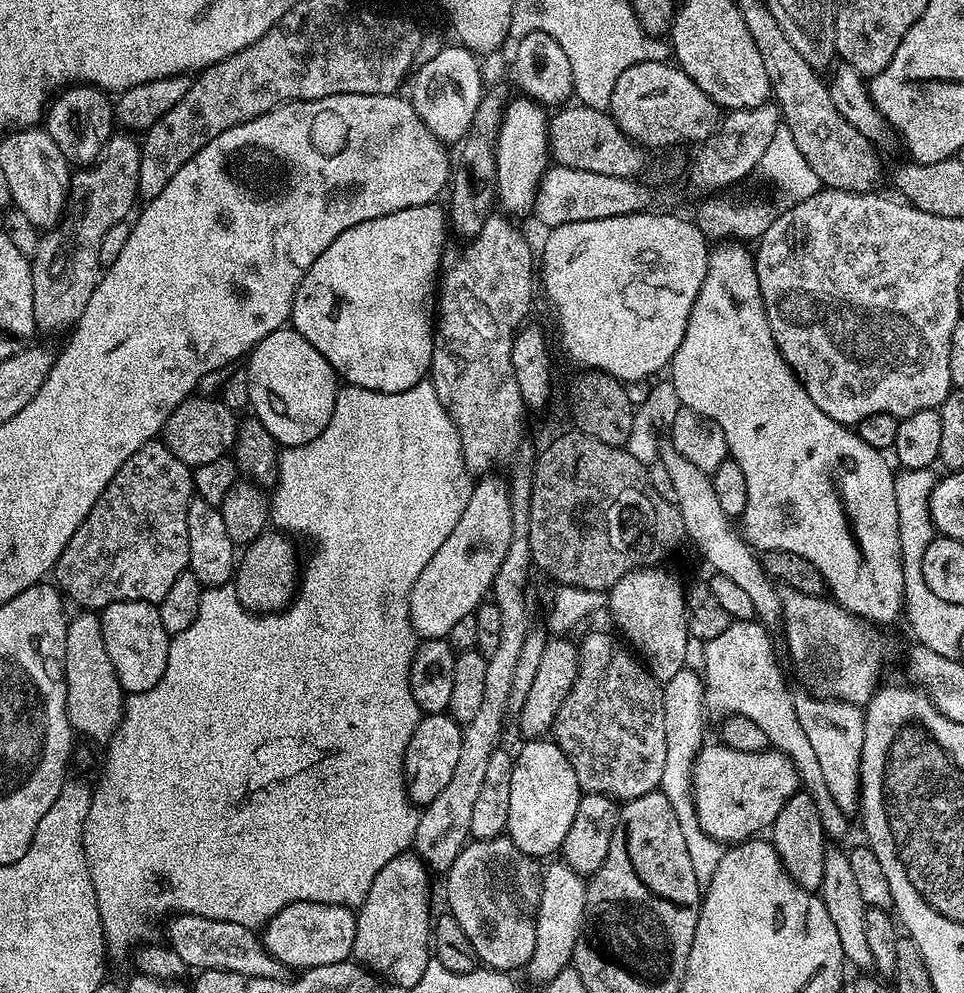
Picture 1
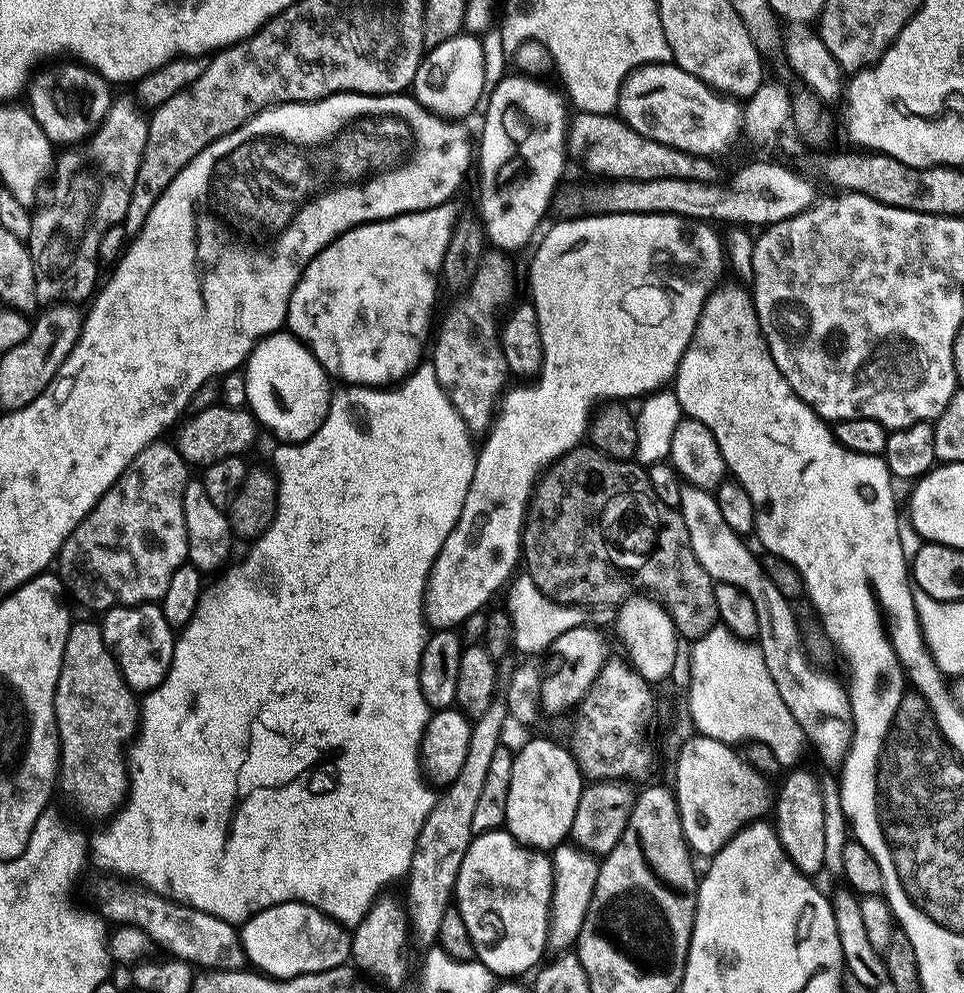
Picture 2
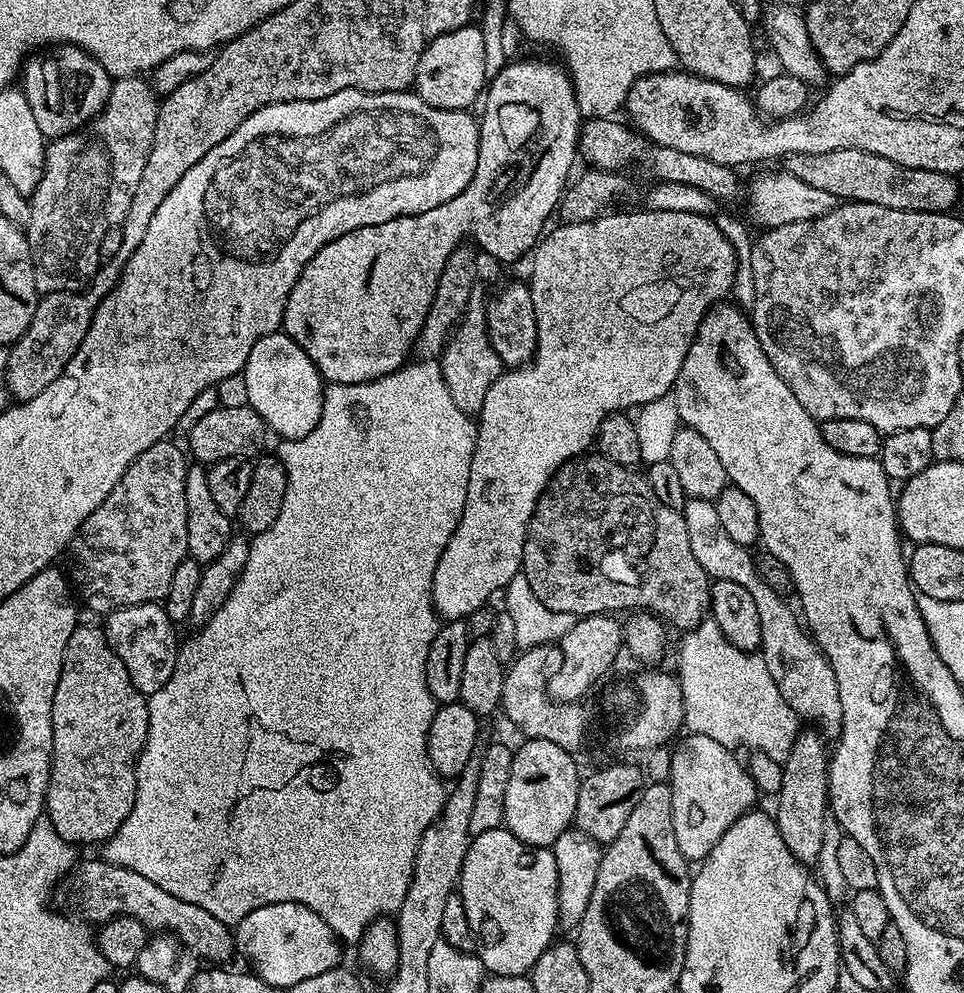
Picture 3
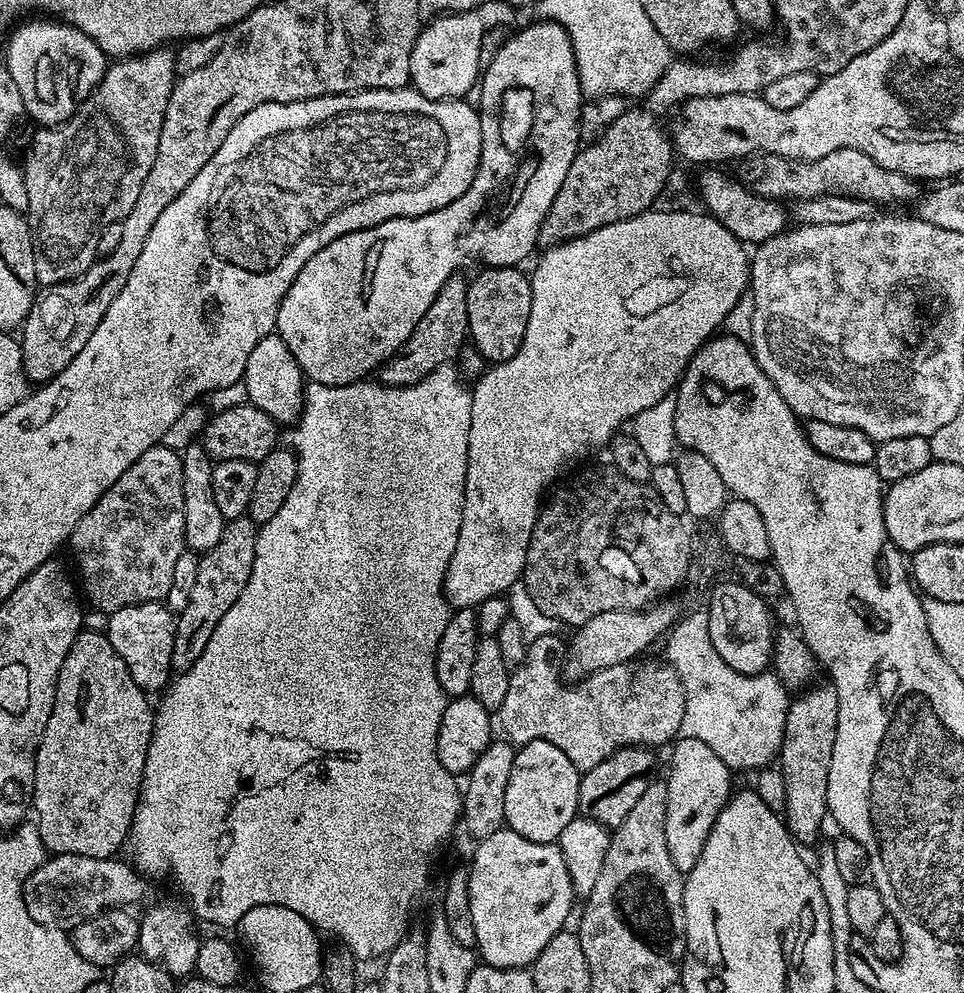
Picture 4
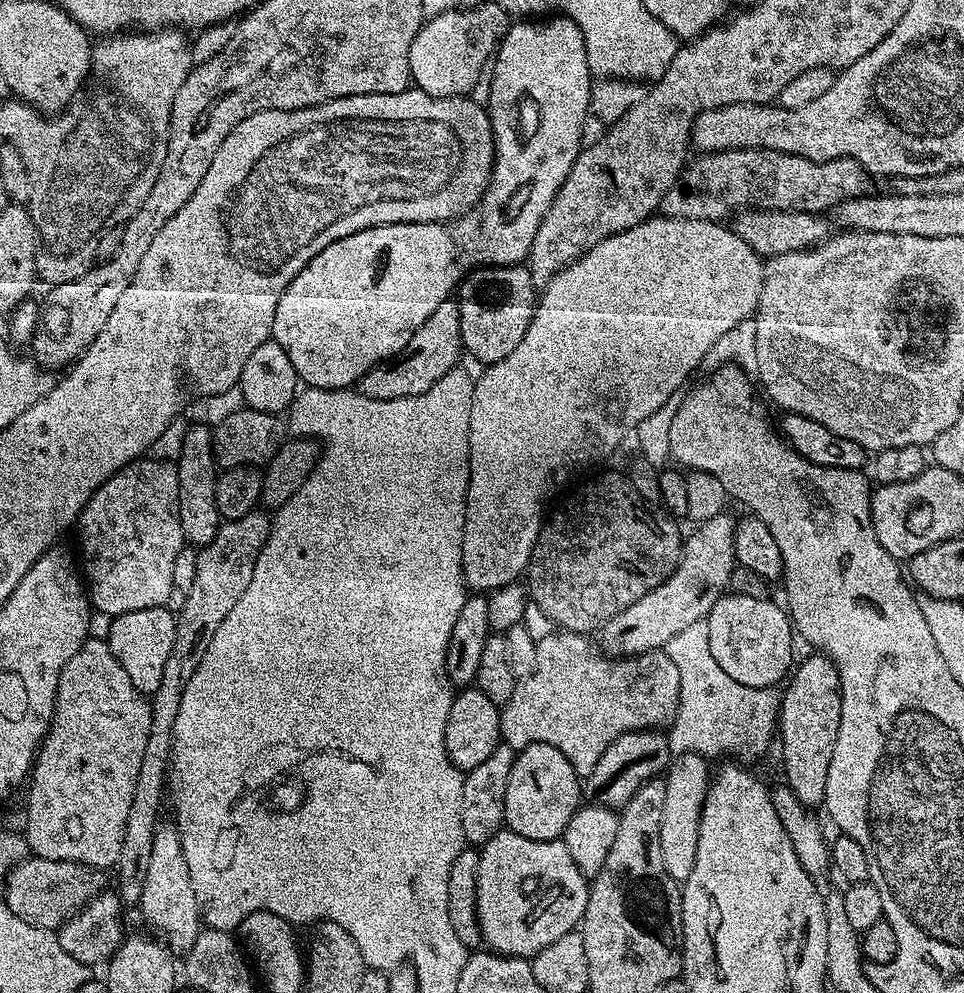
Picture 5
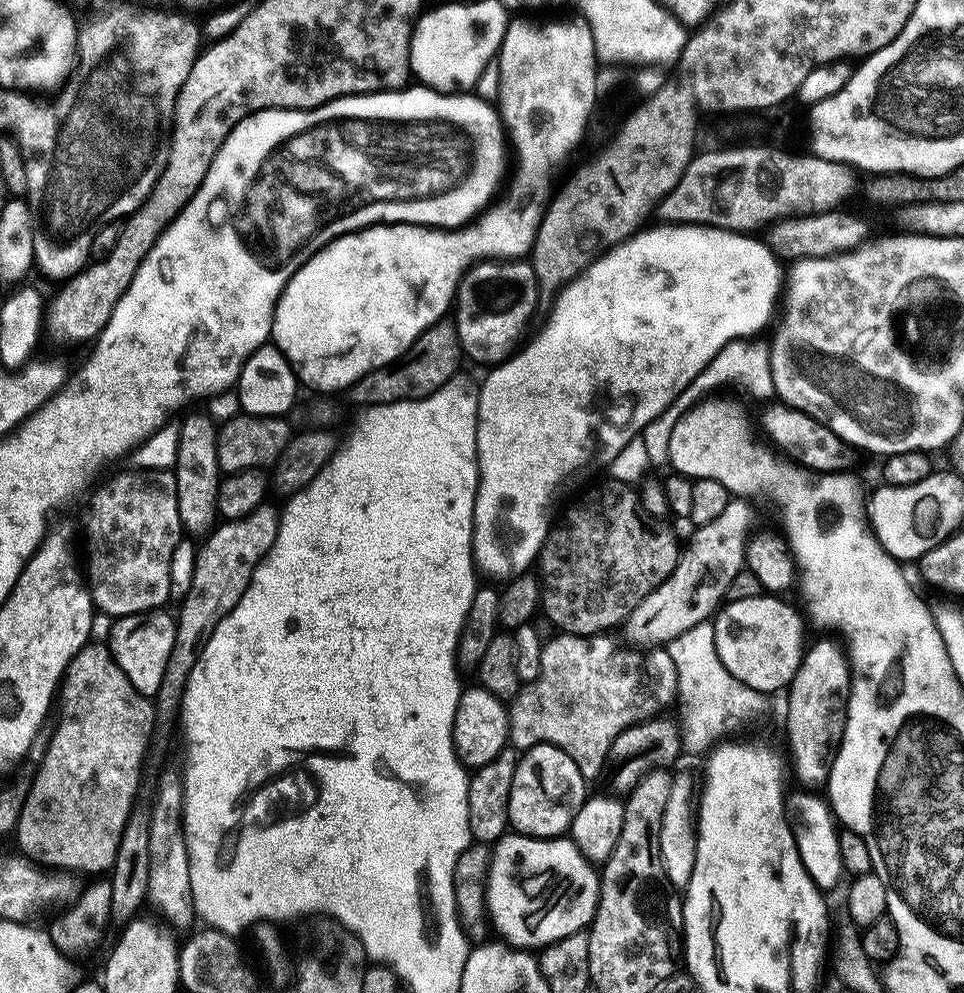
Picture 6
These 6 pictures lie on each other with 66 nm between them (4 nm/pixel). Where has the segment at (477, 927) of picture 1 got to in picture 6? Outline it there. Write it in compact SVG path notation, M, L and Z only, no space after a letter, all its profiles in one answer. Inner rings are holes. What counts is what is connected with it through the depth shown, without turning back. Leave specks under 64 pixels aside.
M505 834L496 841L492 848L492 861L488 871L488 919L501 941L507 942L513 948L525 950L540 950L545 946L558 942L575 932L585 931L591 925L596 913L596 903L600 897L600 872L593 861L588 860L578 850L578 846L570 838L541 838L539 836L521 836L519 834Z

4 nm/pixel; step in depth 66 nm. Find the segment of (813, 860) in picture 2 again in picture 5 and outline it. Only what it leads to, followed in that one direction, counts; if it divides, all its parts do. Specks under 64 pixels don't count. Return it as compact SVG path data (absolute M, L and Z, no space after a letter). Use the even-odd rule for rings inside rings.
M812 655L816 656L808 656L801 664L799 661L795 665L787 681L788 689L779 697L778 742L780 740L784 747L783 779L792 788L793 795L807 806L820 806L824 802L826 778L830 774L830 758L834 758L834 746L838 746L838 730L842 726L842 690L836 663L826 655Z

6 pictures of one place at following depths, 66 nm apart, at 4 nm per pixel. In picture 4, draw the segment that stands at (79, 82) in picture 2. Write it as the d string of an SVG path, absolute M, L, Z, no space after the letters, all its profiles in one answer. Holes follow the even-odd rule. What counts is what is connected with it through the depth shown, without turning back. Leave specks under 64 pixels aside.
M32 18L24 23L13 27L7 37L3 67L18 86L18 94L22 94L25 113L32 115L37 125L65 124L76 115L78 102L87 100L100 84L106 53L86 34L55 19Z

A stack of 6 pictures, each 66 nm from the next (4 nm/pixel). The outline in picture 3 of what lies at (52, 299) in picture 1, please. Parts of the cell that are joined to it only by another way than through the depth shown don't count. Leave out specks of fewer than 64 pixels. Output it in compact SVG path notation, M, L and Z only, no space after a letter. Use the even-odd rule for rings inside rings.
M122 76L113 83L104 111L87 130L57 136L47 145L44 173L32 191L30 218L26 225L32 263L36 269L37 293L79 292L91 281L102 263L99 254L102 238L111 227L123 225L126 210L130 210L134 189L142 178L154 142L154 126L159 113L158 97L149 81L140 76Z

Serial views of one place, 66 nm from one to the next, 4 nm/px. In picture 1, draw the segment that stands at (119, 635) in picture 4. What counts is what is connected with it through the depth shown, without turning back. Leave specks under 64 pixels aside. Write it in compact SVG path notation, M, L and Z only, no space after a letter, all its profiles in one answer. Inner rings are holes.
M127 600L99 609L98 615L106 654L110 654L110 662L114 662L114 674L118 674L125 693L145 692L158 686L162 674L166 674L170 639L166 626L162 626L159 607L141 600Z

